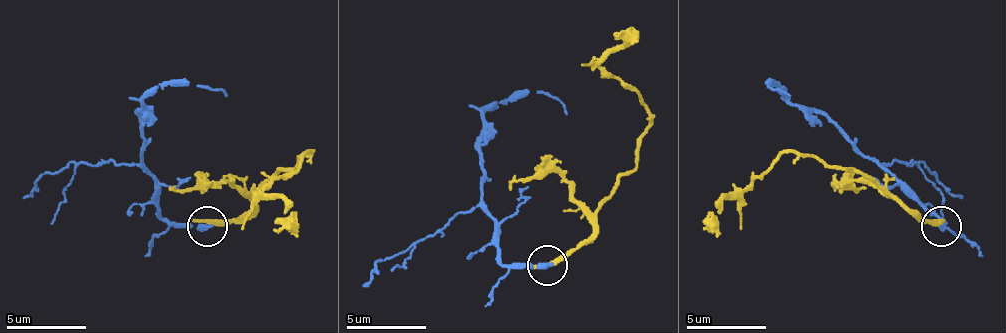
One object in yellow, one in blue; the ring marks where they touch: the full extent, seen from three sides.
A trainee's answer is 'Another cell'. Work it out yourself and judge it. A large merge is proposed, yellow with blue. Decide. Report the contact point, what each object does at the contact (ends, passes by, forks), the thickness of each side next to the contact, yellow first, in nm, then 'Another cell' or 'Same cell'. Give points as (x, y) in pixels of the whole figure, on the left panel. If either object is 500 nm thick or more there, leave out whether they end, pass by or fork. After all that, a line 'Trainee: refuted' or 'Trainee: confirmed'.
Place: (207, 226). At the ring yellow ends. At the ring blue ends. Thickness 320 nm (yellow) against 340 nm. Another cell
Trainee: confirmed

